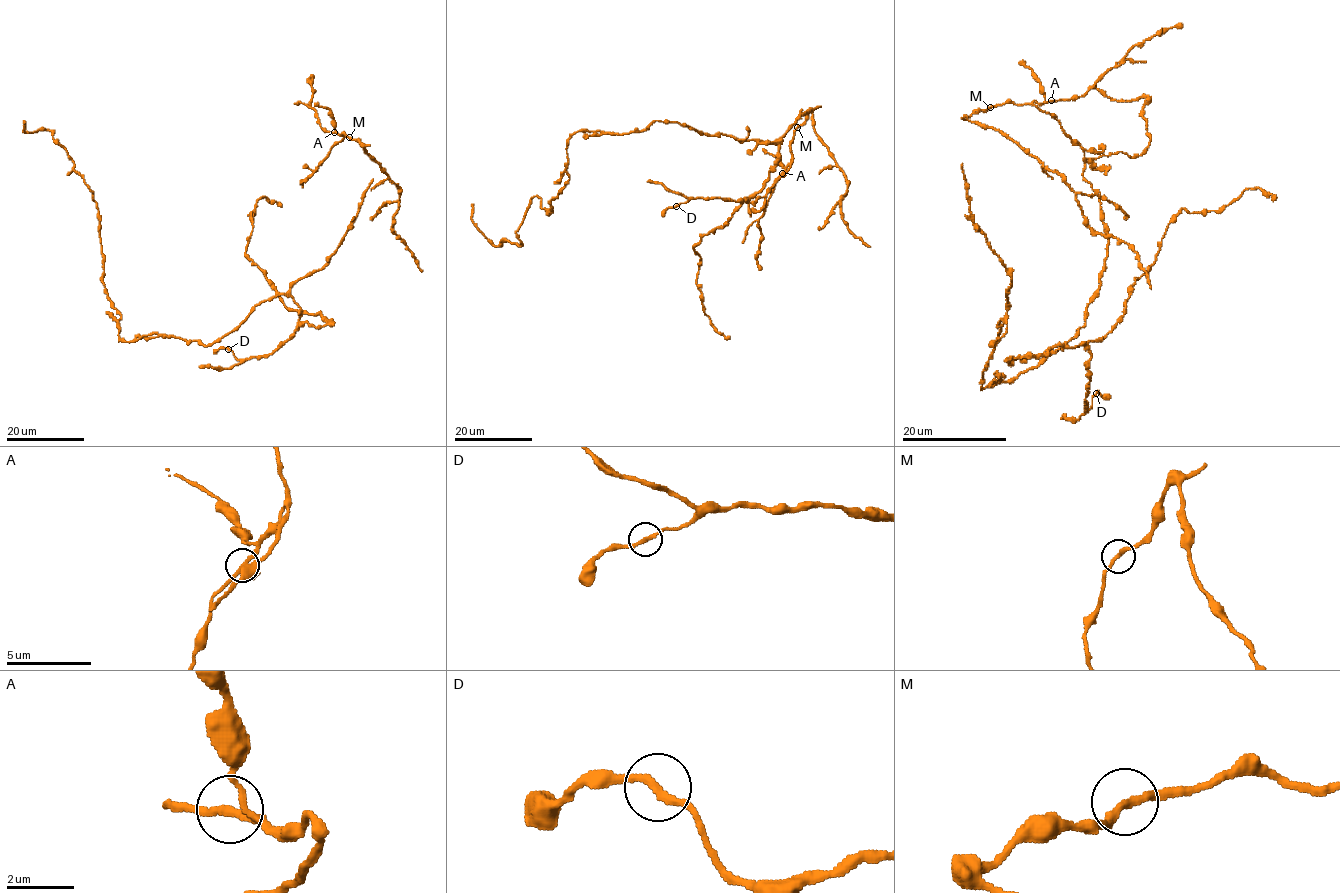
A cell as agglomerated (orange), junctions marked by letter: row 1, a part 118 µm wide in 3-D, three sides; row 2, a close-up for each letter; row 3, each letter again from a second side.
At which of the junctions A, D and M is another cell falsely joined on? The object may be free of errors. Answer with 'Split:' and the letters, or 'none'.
Split: none

